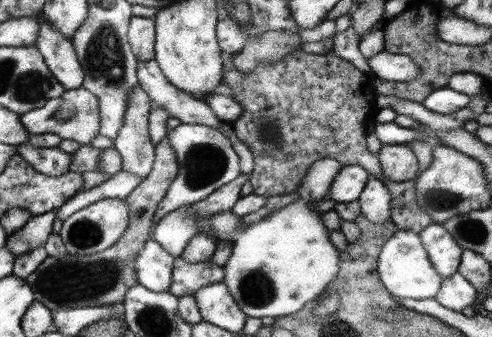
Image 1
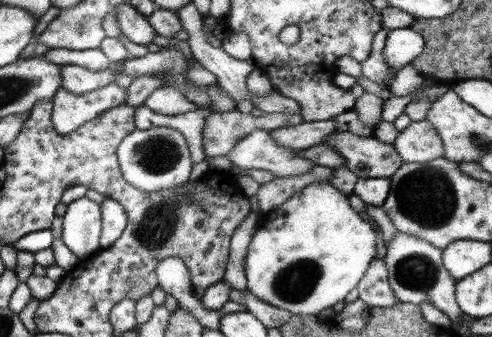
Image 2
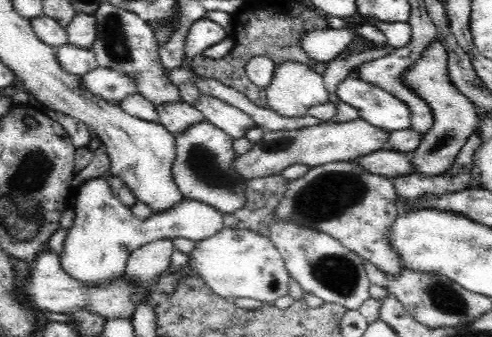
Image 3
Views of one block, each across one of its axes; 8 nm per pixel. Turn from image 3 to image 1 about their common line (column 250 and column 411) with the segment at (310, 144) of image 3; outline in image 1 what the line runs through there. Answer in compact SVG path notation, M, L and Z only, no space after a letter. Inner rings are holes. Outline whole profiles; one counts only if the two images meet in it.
M383 144L377 156L383 174L391 182L409 182L419 174L417 156L409 144Z

